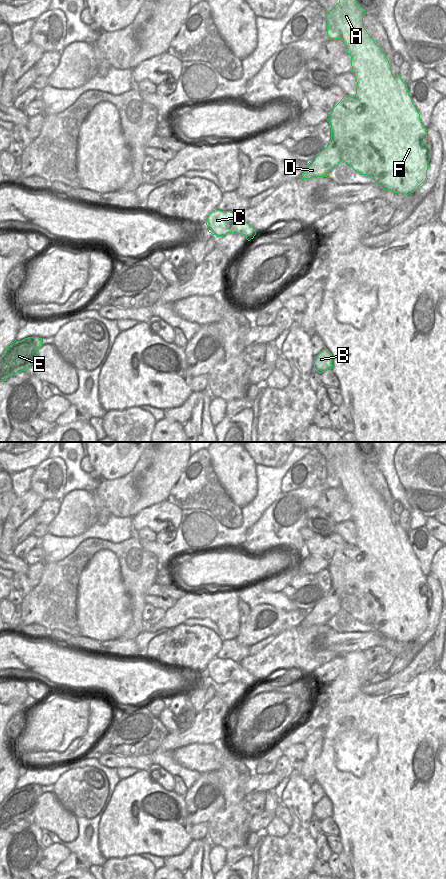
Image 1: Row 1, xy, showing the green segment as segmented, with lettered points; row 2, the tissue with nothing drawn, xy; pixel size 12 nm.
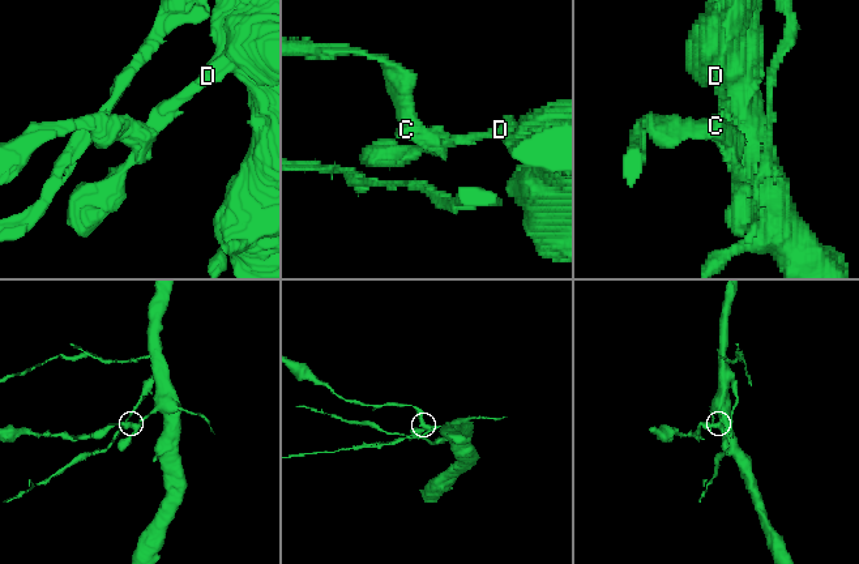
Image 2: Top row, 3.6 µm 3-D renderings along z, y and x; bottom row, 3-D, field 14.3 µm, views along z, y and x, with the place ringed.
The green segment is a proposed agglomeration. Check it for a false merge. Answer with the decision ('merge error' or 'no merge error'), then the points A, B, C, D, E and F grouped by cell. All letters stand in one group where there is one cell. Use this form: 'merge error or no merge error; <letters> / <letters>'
merge error; A B D E F / C

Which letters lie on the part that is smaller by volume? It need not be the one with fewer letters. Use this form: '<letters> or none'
C

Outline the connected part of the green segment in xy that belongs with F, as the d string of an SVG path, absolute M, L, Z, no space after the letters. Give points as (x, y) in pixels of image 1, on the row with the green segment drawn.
M339 0L331 11L324 9L327 21L327 36L330 40L341 39L351 56L351 72L357 82L354 97L345 95L329 112L328 122L331 126L331 140L300 175L301 179L327 177L330 170L341 161L350 165L362 175L372 177L384 190L393 193L409 195L426 180L428 163L431 158L431 144L427 141L426 128L420 121L412 99L408 93L407 84L400 75L394 75L390 63L381 48L370 37L363 26L363 16L367 14L358 6L356 0Z

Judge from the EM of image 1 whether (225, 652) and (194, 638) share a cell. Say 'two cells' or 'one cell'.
two cells

